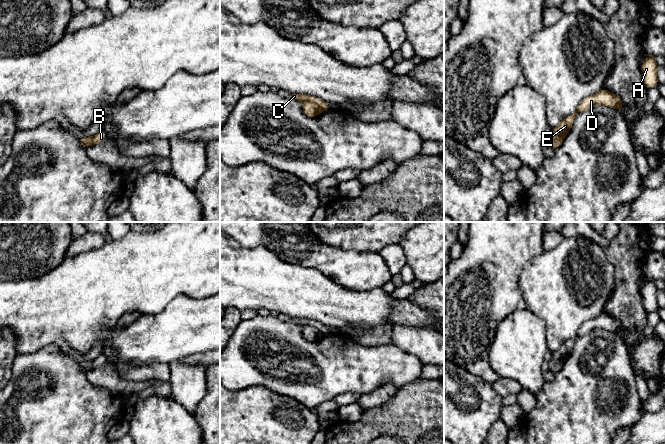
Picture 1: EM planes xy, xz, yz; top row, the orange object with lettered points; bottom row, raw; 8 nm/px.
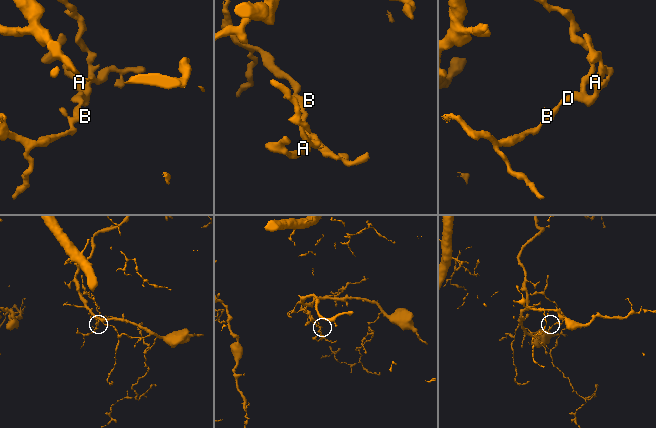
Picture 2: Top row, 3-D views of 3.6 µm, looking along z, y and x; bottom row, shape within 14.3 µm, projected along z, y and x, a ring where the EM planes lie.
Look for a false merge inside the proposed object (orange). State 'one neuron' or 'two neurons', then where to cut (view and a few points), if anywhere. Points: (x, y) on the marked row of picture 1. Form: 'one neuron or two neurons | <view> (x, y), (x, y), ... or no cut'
two neurons | xz (303, 101), (314, 102), (321, 111)

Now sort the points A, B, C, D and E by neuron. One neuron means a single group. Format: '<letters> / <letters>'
A D E / B C

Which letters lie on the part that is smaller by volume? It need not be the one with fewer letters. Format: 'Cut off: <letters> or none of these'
Cut off: B, C

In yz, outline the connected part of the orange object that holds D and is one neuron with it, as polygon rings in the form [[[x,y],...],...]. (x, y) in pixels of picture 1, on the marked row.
[[[602,88],[597,93],[589,97],[585,97],[580,102],[579,106],[577,107],[577,110],[573,114],[564,118],[553,129],[553,132],[549,137],[549,147],[551,147],[554,150],[559,148],[562,145],[566,134],[571,129],[576,114],[579,112],[586,111],[594,105],[604,105],[616,110],[622,110],[623,108],[623,102],[618,95]]]

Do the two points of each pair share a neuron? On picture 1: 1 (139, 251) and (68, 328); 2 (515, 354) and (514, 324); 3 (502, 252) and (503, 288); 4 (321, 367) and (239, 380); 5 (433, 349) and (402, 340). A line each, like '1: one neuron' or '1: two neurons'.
1: one neuron
2: one neuron
3: one neuron
4: one neuron
5: one neuron

